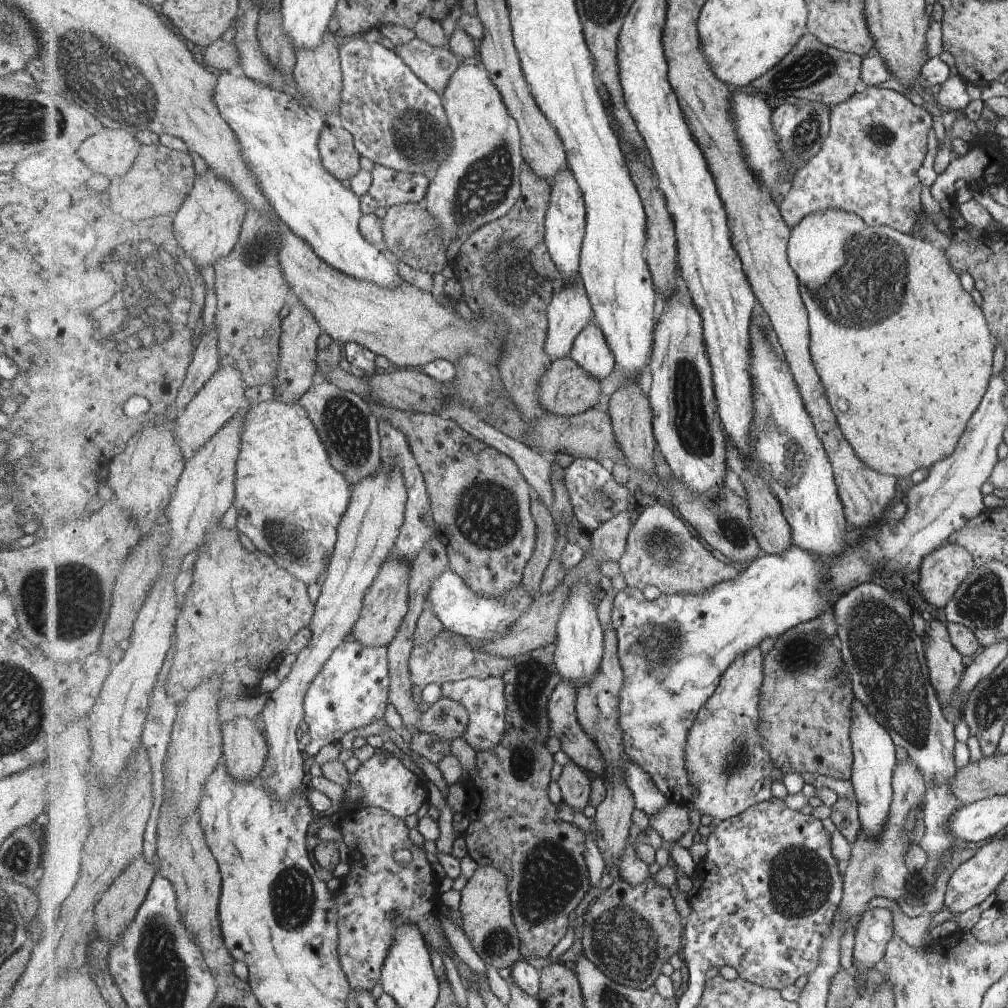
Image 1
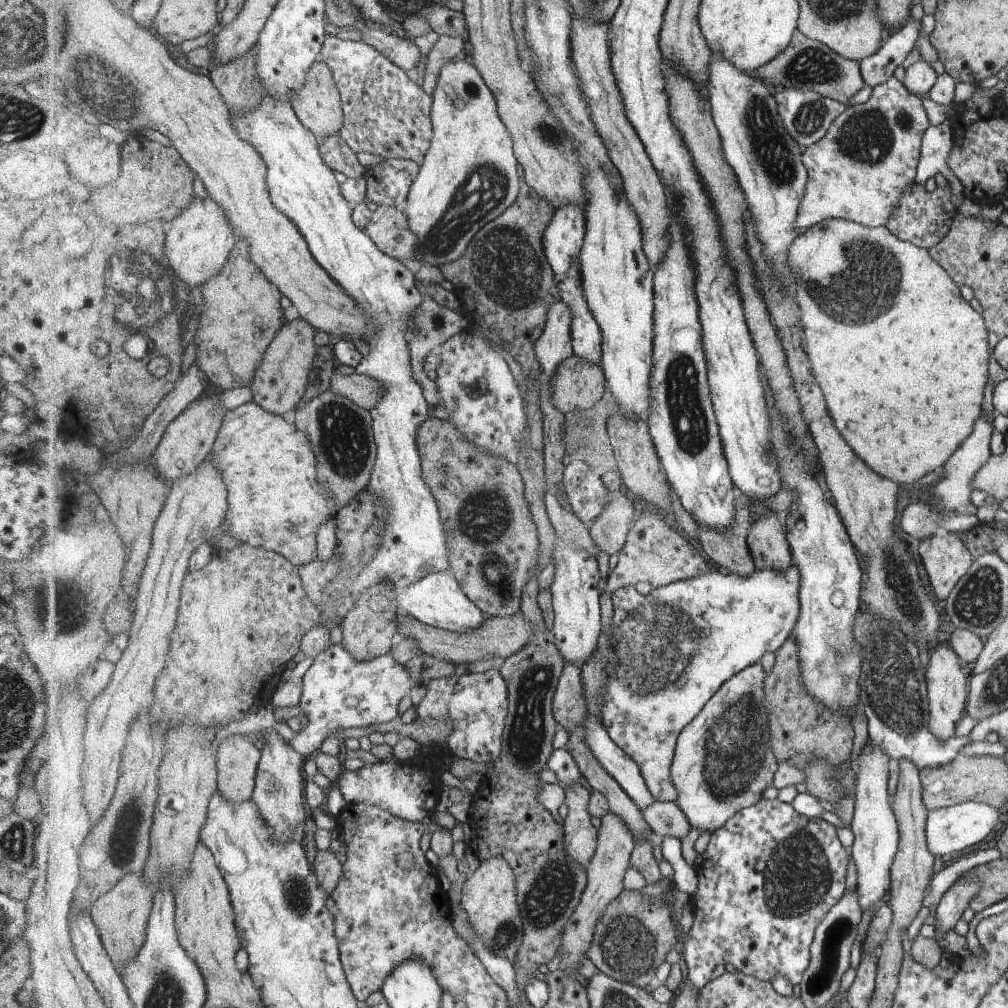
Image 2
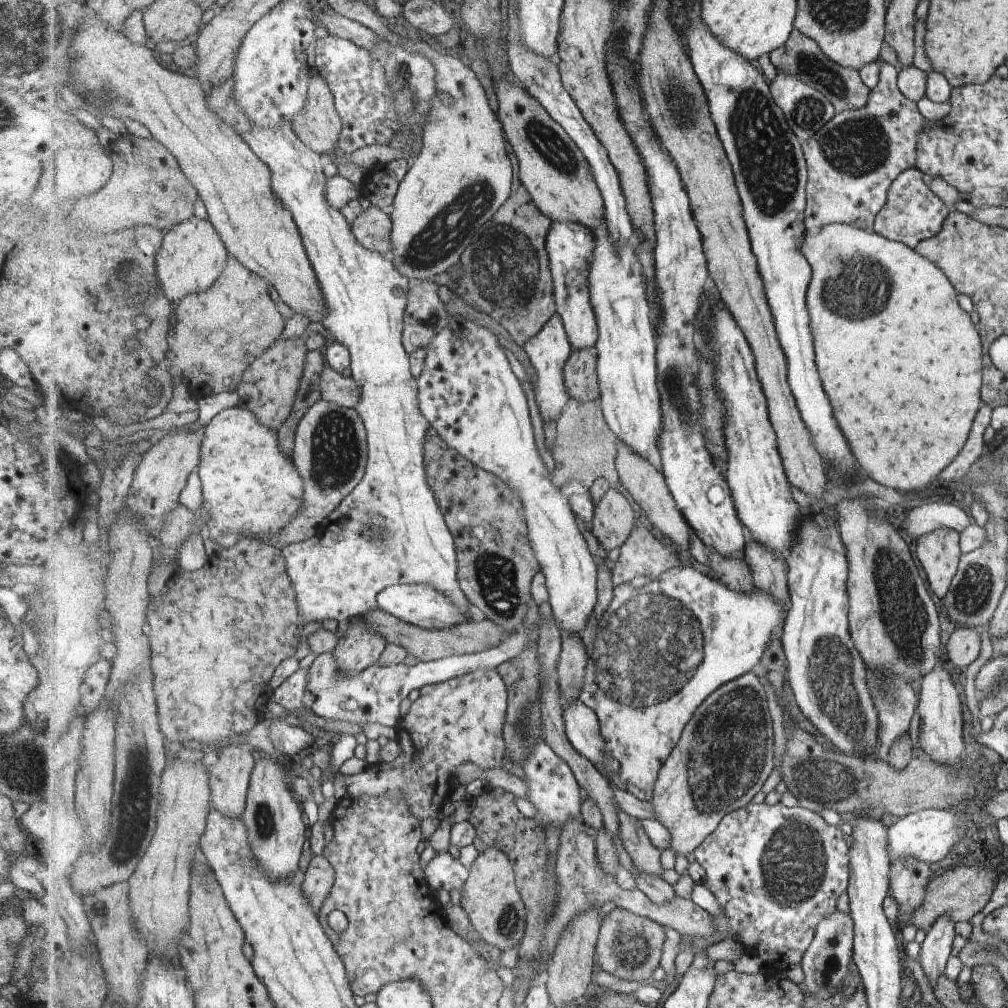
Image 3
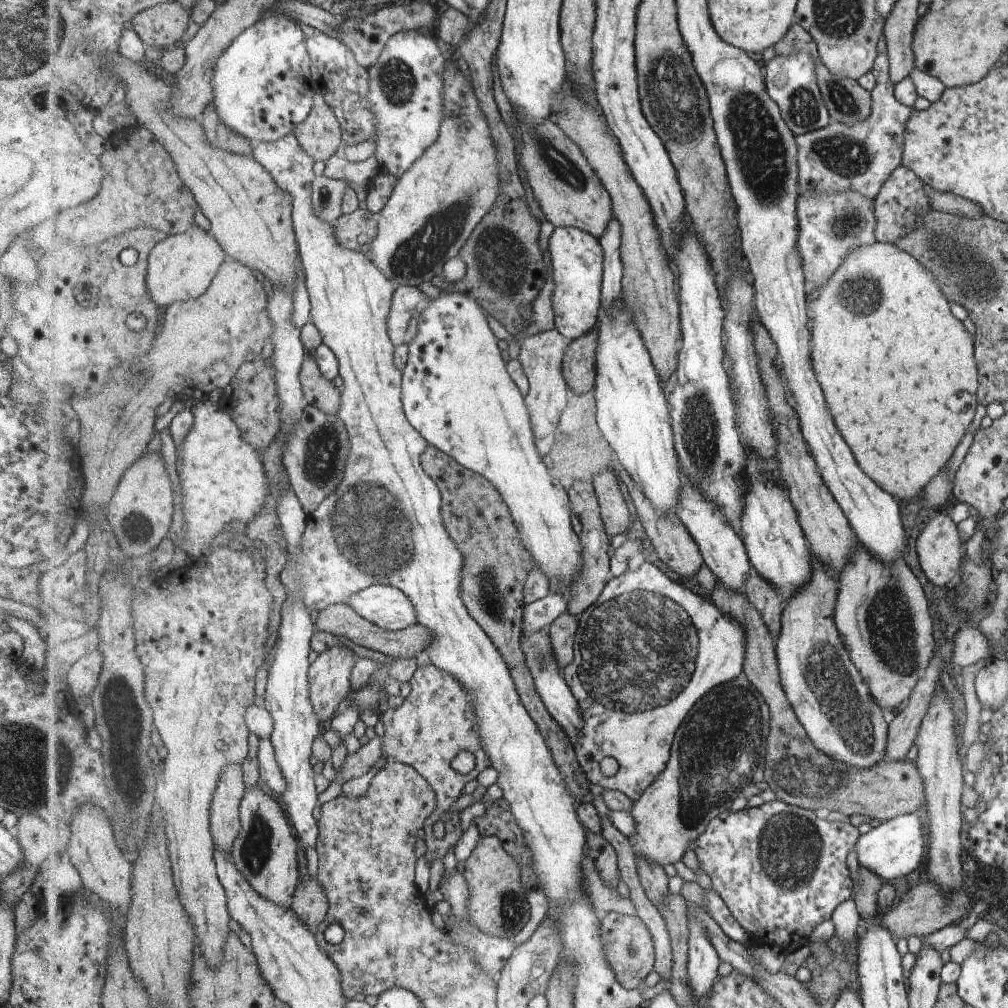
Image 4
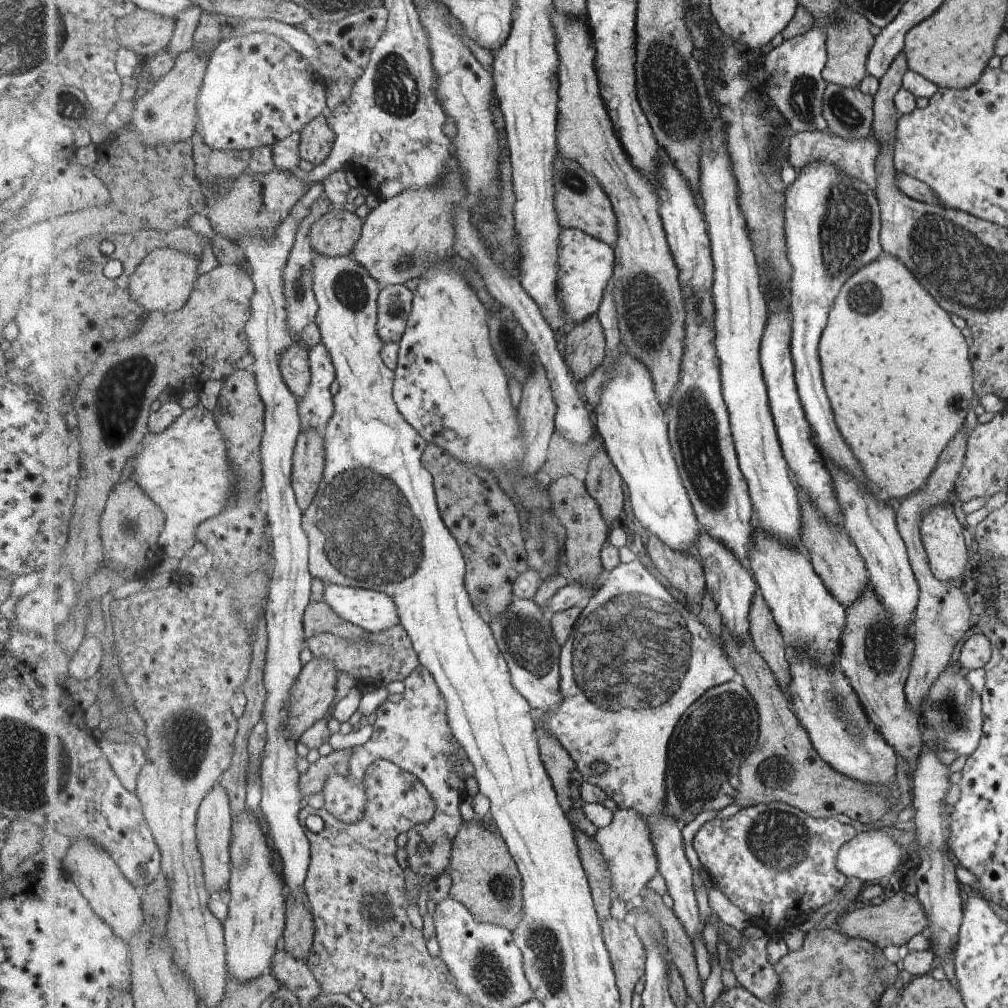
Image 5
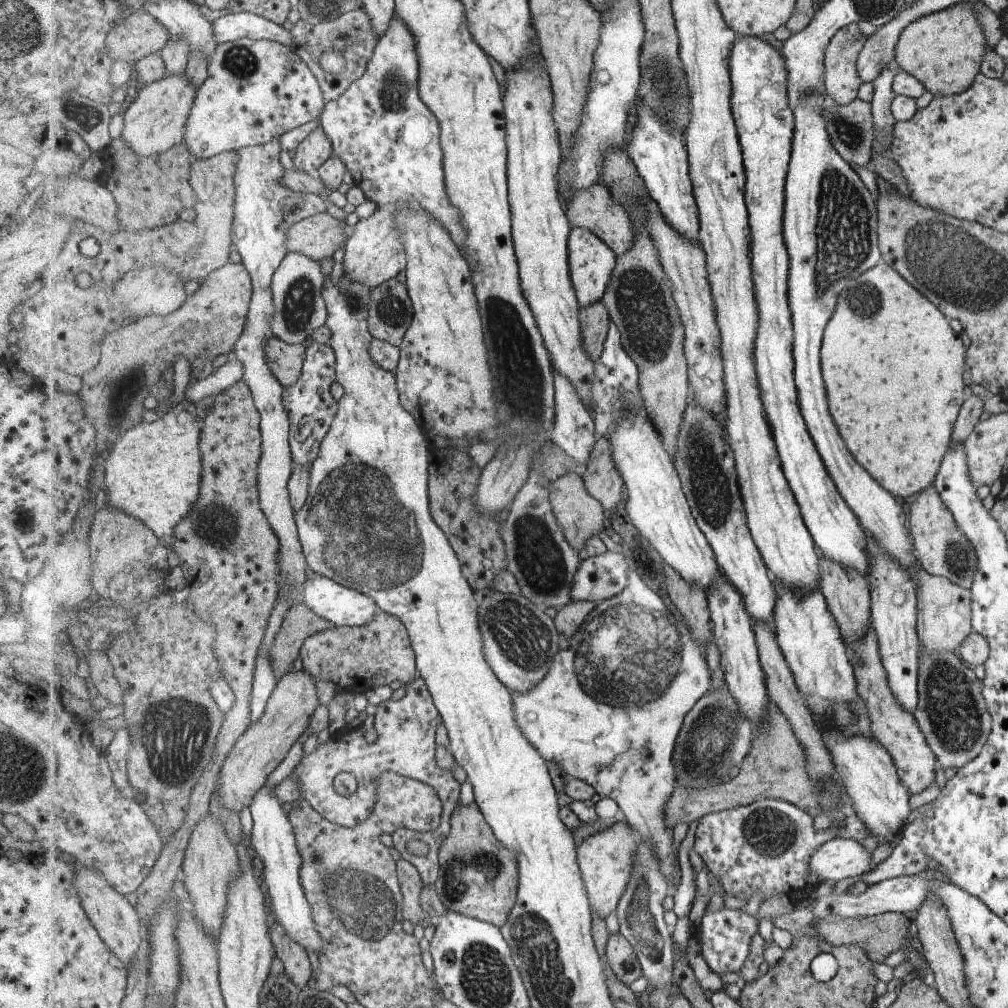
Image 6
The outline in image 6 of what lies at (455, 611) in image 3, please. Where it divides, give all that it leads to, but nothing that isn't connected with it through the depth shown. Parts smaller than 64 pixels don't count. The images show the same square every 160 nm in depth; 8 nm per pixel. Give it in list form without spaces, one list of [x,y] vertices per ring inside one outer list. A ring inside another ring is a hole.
[[[315,573],[309,576],[304,584],[304,594],[301,598],[303,603],[307,603],[314,611],[328,621],[337,626],[361,626],[368,625],[381,610],[378,602],[367,593],[362,593],[357,589],[346,587],[332,578]]]

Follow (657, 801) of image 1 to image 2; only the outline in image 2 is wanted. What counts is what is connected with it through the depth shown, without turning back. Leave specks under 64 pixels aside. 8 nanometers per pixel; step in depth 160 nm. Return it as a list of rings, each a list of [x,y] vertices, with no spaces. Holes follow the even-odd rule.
[[[589,713],[584,728],[585,738],[592,753],[599,759],[605,770],[625,789],[634,803],[643,812],[655,804],[657,800],[639,764],[627,752],[619,748],[619,745],[611,738],[601,717]]]

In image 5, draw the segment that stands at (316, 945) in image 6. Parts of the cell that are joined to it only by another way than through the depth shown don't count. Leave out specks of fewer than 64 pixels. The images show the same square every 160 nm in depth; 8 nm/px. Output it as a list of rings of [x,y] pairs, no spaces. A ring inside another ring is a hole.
[[[249,242],[243,246],[244,250],[249,250],[246,246],[255,246],[255,258],[263,262],[253,262],[247,258],[252,267],[252,279],[256,286],[256,293],[252,299],[251,320],[247,321],[248,344],[251,347],[252,356],[255,363],[252,371],[258,380],[258,389],[266,404],[266,429],[262,438],[262,474],[264,476],[265,488],[265,506],[267,509],[267,523],[271,524],[272,538],[272,556],[275,560],[273,575],[269,580],[269,596],[266,603],[265,619],[267,630],[267,644],[264,656],[262,670],[262,682],[265,690],[265,714],[264,721],[267,728],[267,743],[265,744],[265,755],[261,760],[262,772],[261,780],[263,784],[263,797],[260,803],[262,817],[269,826],[269,832],[272,836],[274,850],[282,858],[282,868],[285,884],[287,886],[288,896],[293,894],[295,898],[305,893],[306,881],[308,880],[308,870],[312,863],[312,846],[308,835],[308,829],[301,822],[300,814],[303,806],[303,793],[301,788],[302,774],[297,770],[297,756],[301,755],[304,749],[304,742],[297,742],[291,731],[288,731],[286,725],[290,719],[290,703],[292,702],[292,690],[297,679],[300,677],[304,668],[301,662],[301,652],[307,647],[306,632],[304,630],[304,616],[309,608],[309,596],[311,592],[311,580],[313,578],[310,571],[310,537],[307,536],[303,524],[304,511],[299,506],[292,475],[294,472],[294,454],[298,443],[298,436],[303,432],[302,420],[299,412],[299,398],[291,392],[288,387],[282,369],[280,360],[282,354],[295,342],[300,341],[299,337],[292,333],[289,325],[288,300],[286,297],[286,284],[284,283],[284,274],[288,263],[289,252],[285,246],[277,246],[279,242]]]

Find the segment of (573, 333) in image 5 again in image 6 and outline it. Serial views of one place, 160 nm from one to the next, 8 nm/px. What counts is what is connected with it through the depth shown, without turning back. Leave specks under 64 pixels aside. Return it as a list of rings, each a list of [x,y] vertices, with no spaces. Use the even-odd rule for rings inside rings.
[[[601,300],[589,307],[582,307],[580,316],[586,351],[597,362],[603,354],[610,324],[613,322],[609,309]]]

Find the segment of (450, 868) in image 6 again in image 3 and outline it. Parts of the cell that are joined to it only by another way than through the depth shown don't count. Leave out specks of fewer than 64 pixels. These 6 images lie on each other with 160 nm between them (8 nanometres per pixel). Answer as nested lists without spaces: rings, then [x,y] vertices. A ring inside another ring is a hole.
[[[492,847],[480,853],[469,870],[470,878],[462,888],[461,905],[479,936],[501,951],[519,945],[528,929],[528,912],[517,884],[516,870],[507,853]]]

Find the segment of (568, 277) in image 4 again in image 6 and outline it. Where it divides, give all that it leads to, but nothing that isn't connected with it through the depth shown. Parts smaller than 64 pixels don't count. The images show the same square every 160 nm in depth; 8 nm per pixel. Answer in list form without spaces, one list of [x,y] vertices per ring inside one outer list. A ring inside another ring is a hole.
[[[574,227],[568,240],[568,247],[570,248],[570,271],[579,302],[583,307],[589,307],[601,301],[606,295],[615,267],[618,266],[619,256],[589,228]]]

